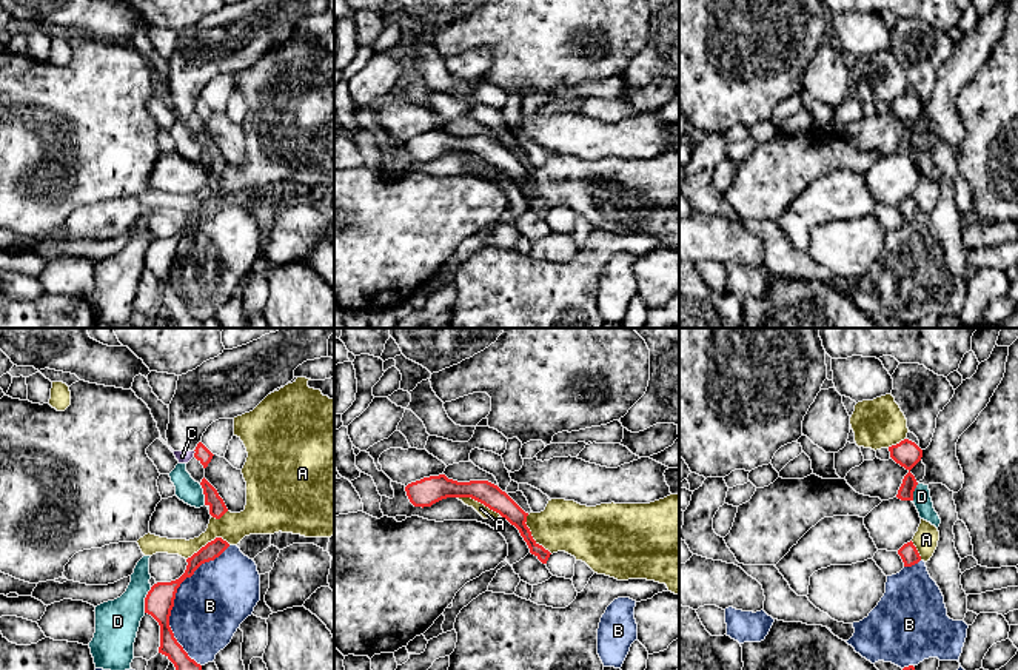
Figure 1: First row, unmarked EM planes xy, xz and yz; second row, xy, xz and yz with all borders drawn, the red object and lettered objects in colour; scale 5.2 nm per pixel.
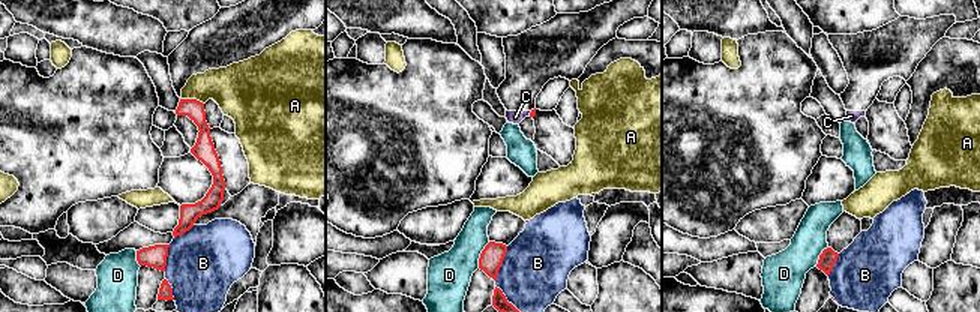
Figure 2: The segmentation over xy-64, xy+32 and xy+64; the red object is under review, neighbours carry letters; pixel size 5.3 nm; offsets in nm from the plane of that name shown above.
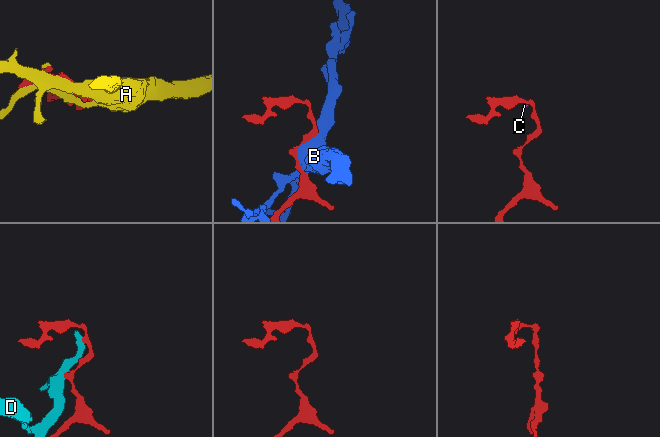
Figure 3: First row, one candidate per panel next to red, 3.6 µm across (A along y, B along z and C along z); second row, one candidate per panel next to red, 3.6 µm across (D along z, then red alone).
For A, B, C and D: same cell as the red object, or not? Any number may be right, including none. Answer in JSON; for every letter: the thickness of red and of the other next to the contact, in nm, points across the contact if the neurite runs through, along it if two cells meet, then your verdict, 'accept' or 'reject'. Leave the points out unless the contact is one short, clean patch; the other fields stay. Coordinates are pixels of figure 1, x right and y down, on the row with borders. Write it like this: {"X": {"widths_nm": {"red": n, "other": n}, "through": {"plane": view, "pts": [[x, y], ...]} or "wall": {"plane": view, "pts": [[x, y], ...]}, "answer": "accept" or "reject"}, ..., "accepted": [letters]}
{"A": {"widths_nm": {"red": 130, "other": 60}, "answer": "reject"}, "B": {"widths_nm": {"red": 150, "other": 360}, "answer": "reject"}, "C": {"widths_nm": {"red": 80, "other": 60}, "wall": {"plane": "xy", "pts": [[193, 450], [194, 456]]}, "answer": "reject"}, "D": {"widths_nm": {"red": 150, "other": 220}, "answer": "reject"}, "accepted": []}

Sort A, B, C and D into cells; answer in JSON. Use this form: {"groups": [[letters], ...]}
{"groups": [["A"], ["B"], ["C", "D"]]}

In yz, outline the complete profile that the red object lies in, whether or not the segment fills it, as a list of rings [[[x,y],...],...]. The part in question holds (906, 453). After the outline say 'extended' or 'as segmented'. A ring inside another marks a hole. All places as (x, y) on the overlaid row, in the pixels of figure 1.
[[[904,439],[899,444],[889,447],[889,451],[890,457],[909,471],[902,479],[896,497],[901,501],[913,501],[913,491],[918,482],[910,470],[921,461],[923,450],[915,442]]]; as segmented

